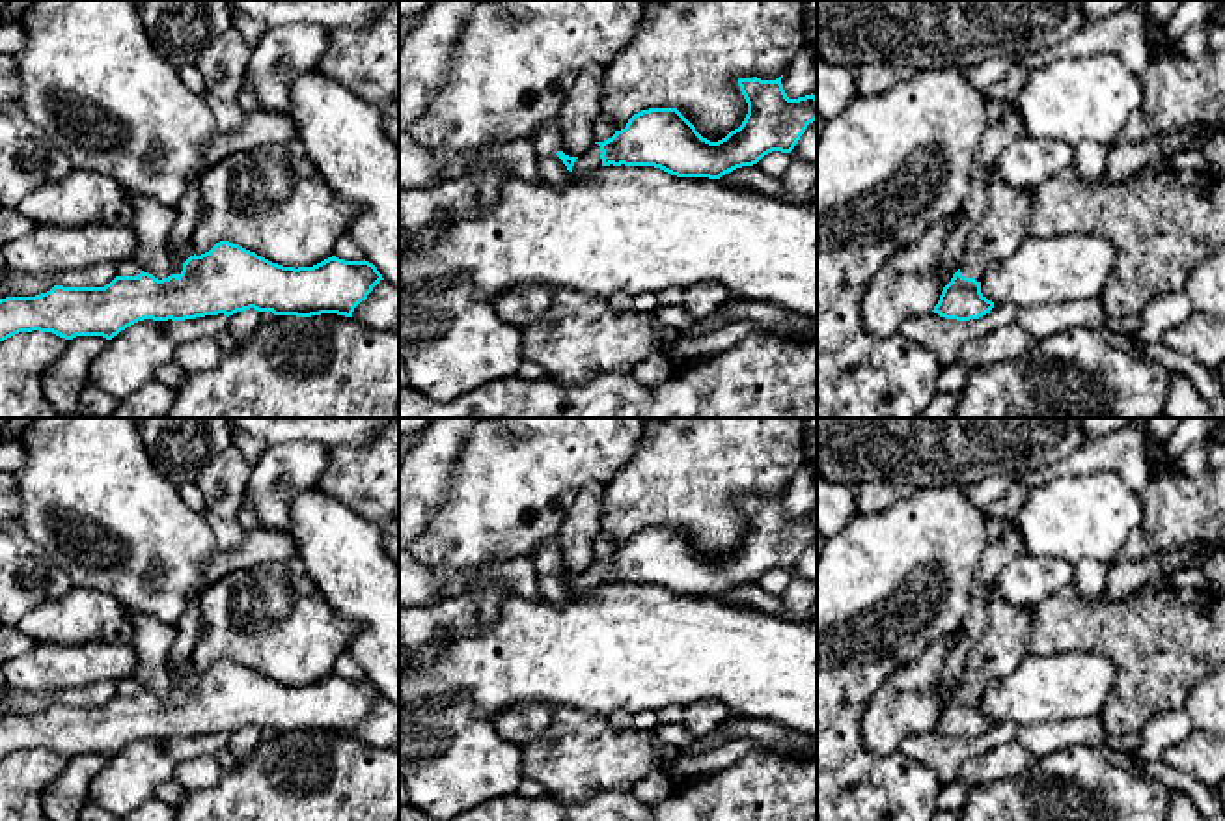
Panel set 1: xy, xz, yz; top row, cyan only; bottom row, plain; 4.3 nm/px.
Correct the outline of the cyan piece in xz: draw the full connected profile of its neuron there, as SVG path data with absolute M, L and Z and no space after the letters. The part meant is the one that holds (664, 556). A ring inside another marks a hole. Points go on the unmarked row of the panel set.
M738 496L748 521L742 543L710 560L677 526L649 526L634 532L626 545L604 560L595 560L580 575L563 569L571 595L585 595L600 584L654 584L677 595L722 593L757 582L772 569L791 571L817 537L817 515L789 517L781 496Z

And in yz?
M996 582L990 586L986 627L968 651L960 687L943 705L934 731L957 739L990 731L994 720L981 711L981 698L992 681L1011 675L1029 655L1033 623L1035 610L1012 606Z

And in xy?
M229 659L216 661L209 670L196 674L188 661L179 674L172 672L173 690L155 696L116 694L104 705L63 705L35 715L0 717L0 759L19 750L52 750L60 756L103 754L112 758L127 744L144 739L185 739L205 733L233 733L244 728L272 730L274 733L311 735L337 731L352 735L354 726L384 698L369 679L345 679L336 674L313 685L283 685Z

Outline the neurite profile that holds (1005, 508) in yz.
M1012 485L1001 498L983 509L988 519L1012 521L1020 513L1031 491Z

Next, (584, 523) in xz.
M587 483L557 534L561 552L557 569L569 575L580 575L595 562L593 543L602 532L604 489L604 483Z

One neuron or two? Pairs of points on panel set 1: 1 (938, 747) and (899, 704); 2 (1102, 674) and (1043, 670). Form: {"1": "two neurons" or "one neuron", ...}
{"1": "two neurons", "2": "one neuron"}

